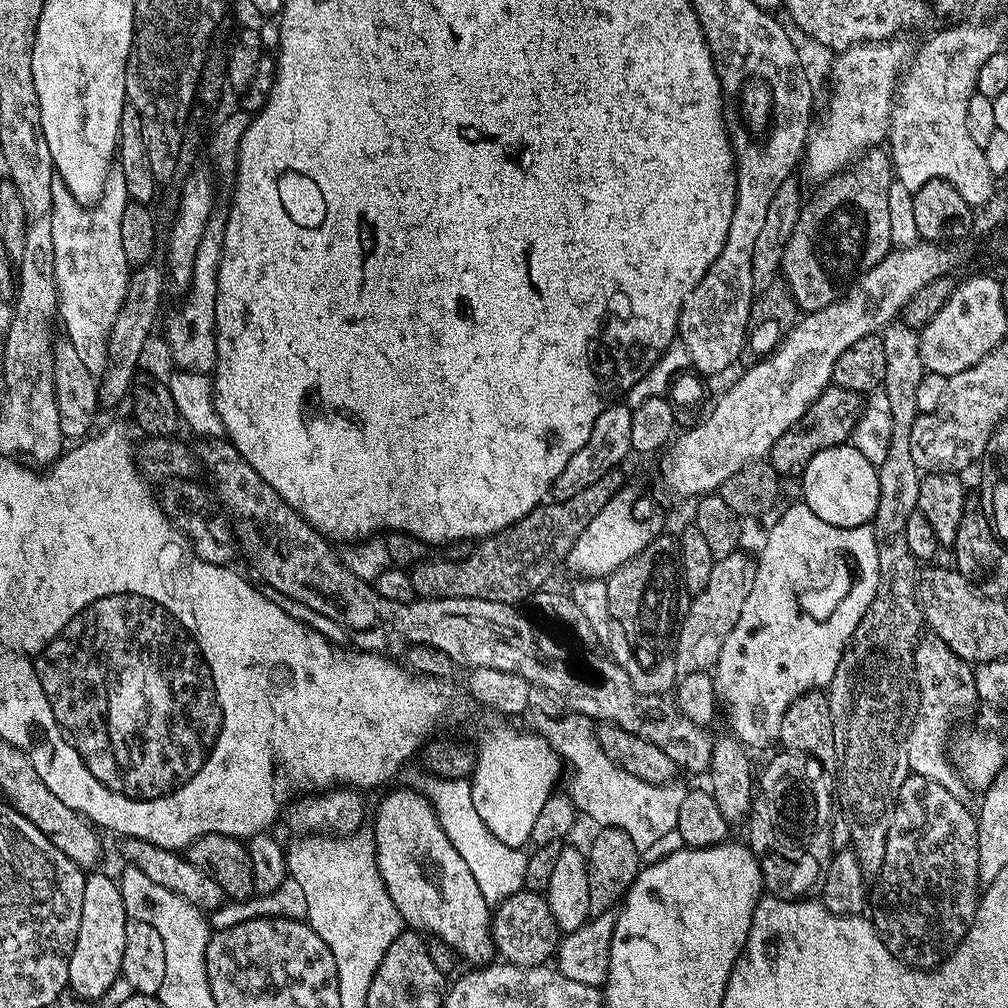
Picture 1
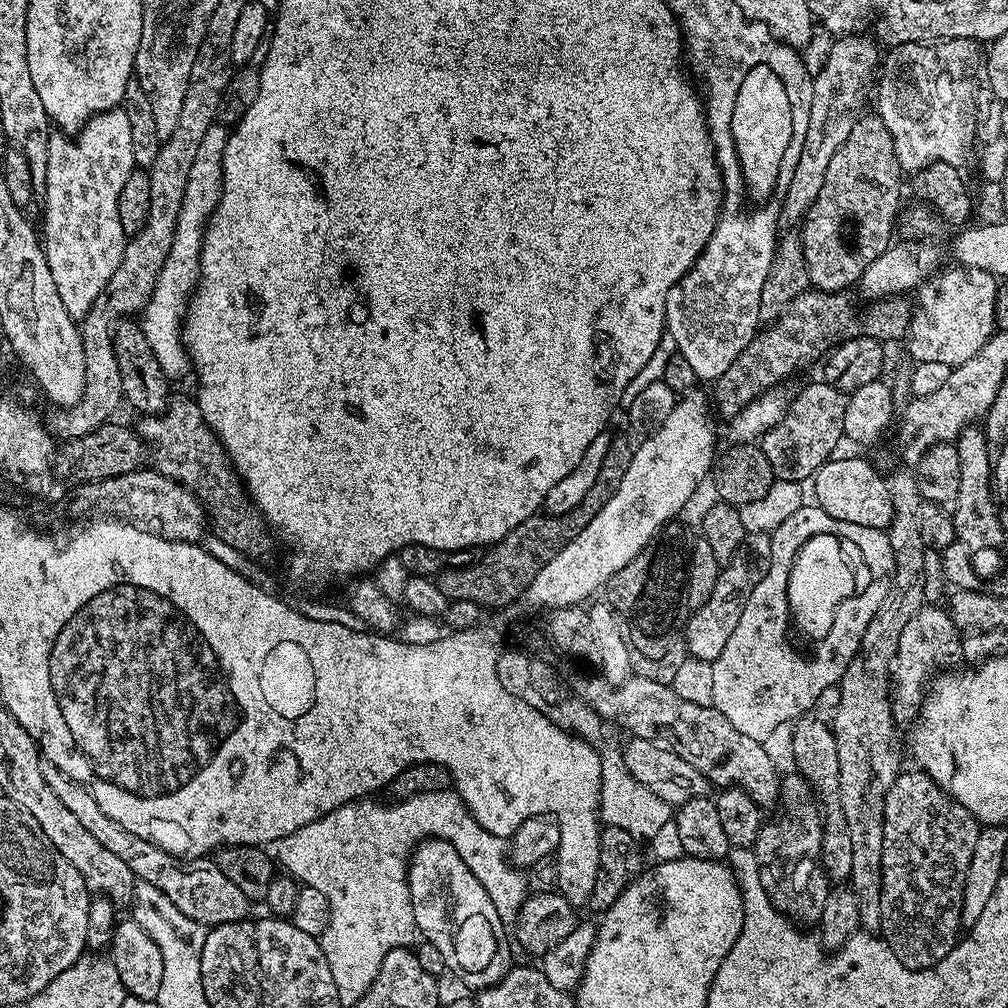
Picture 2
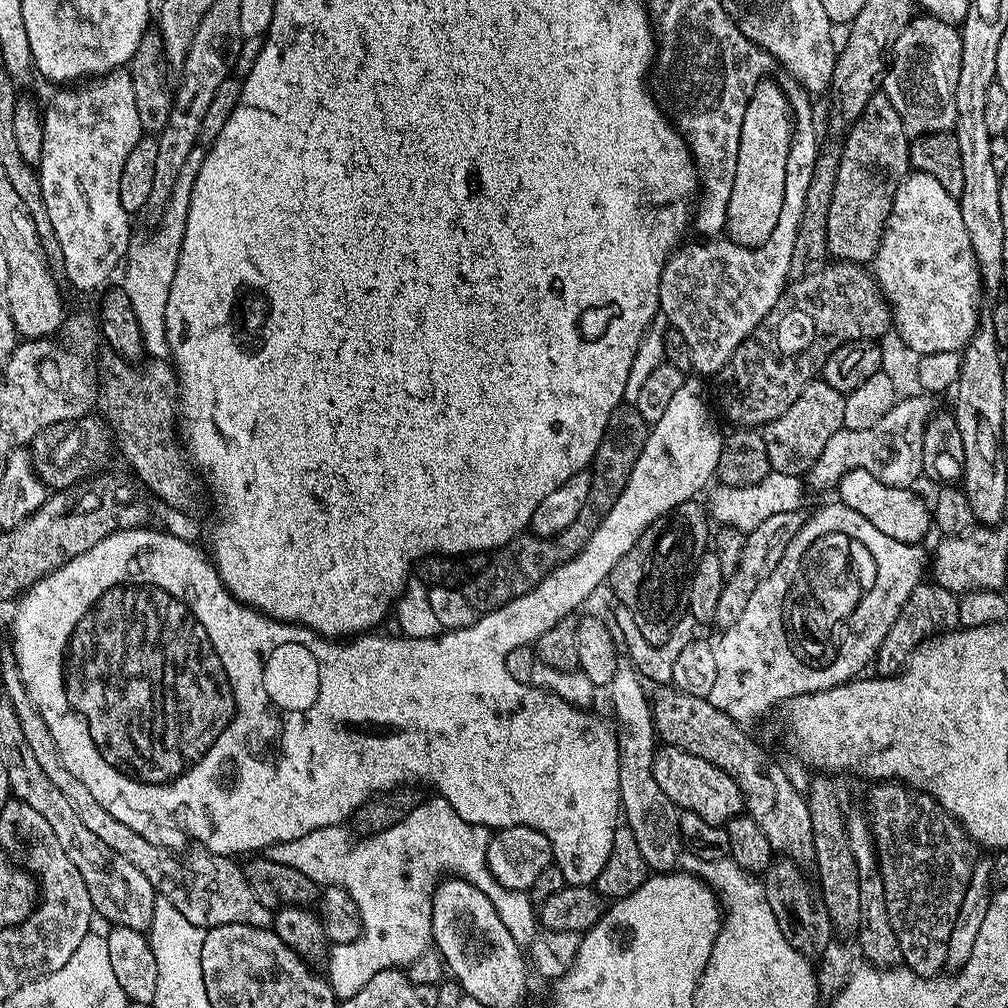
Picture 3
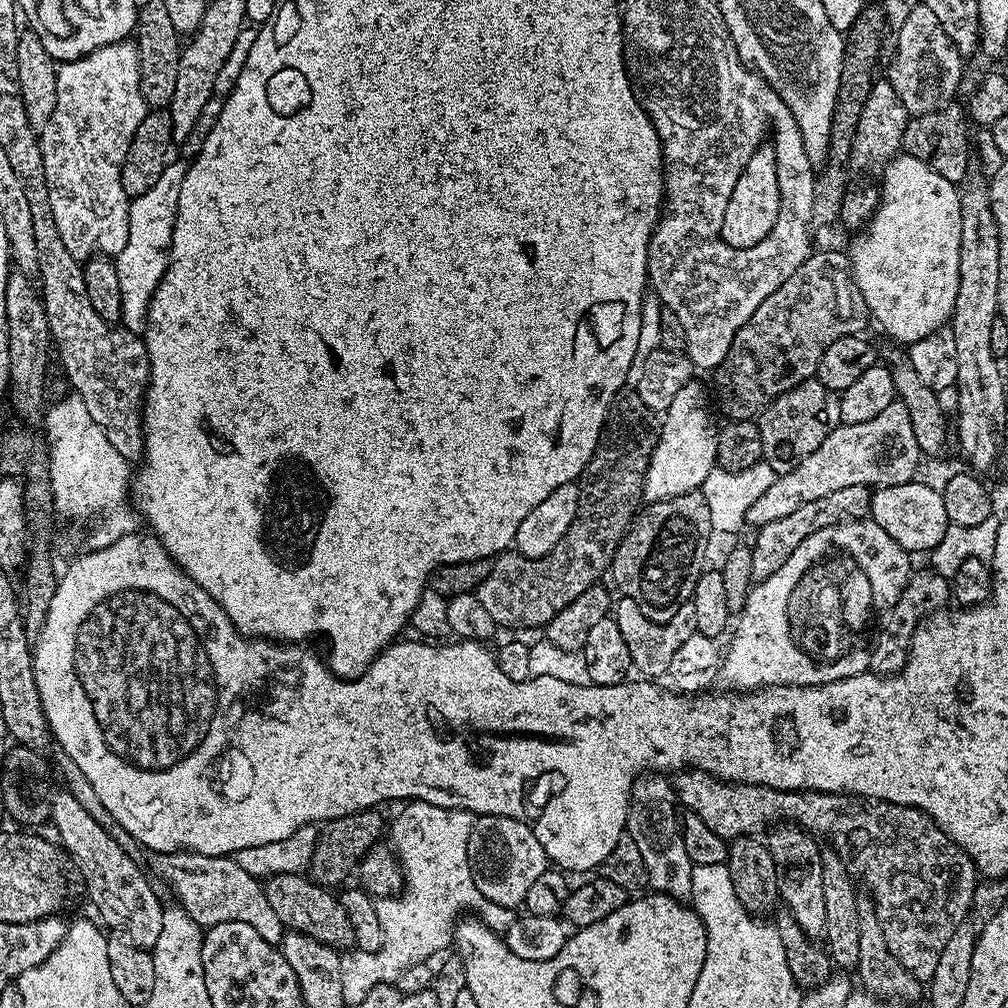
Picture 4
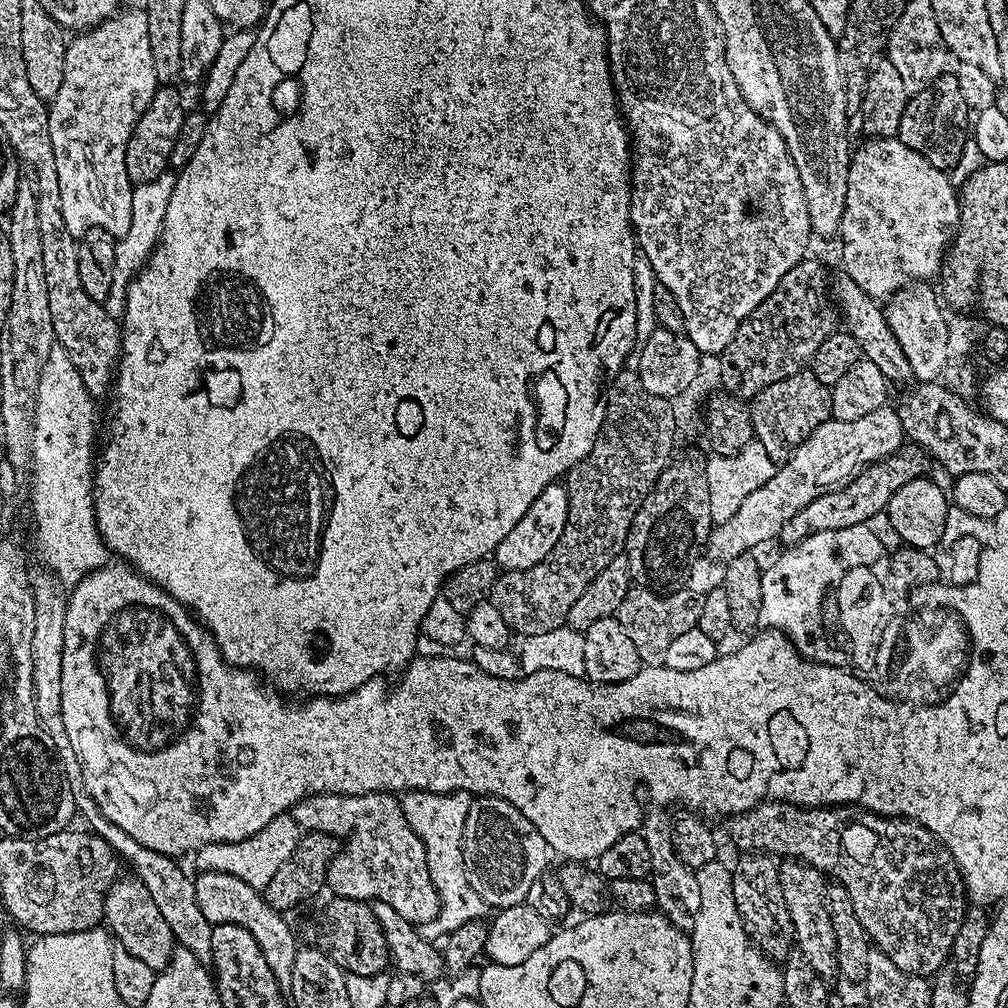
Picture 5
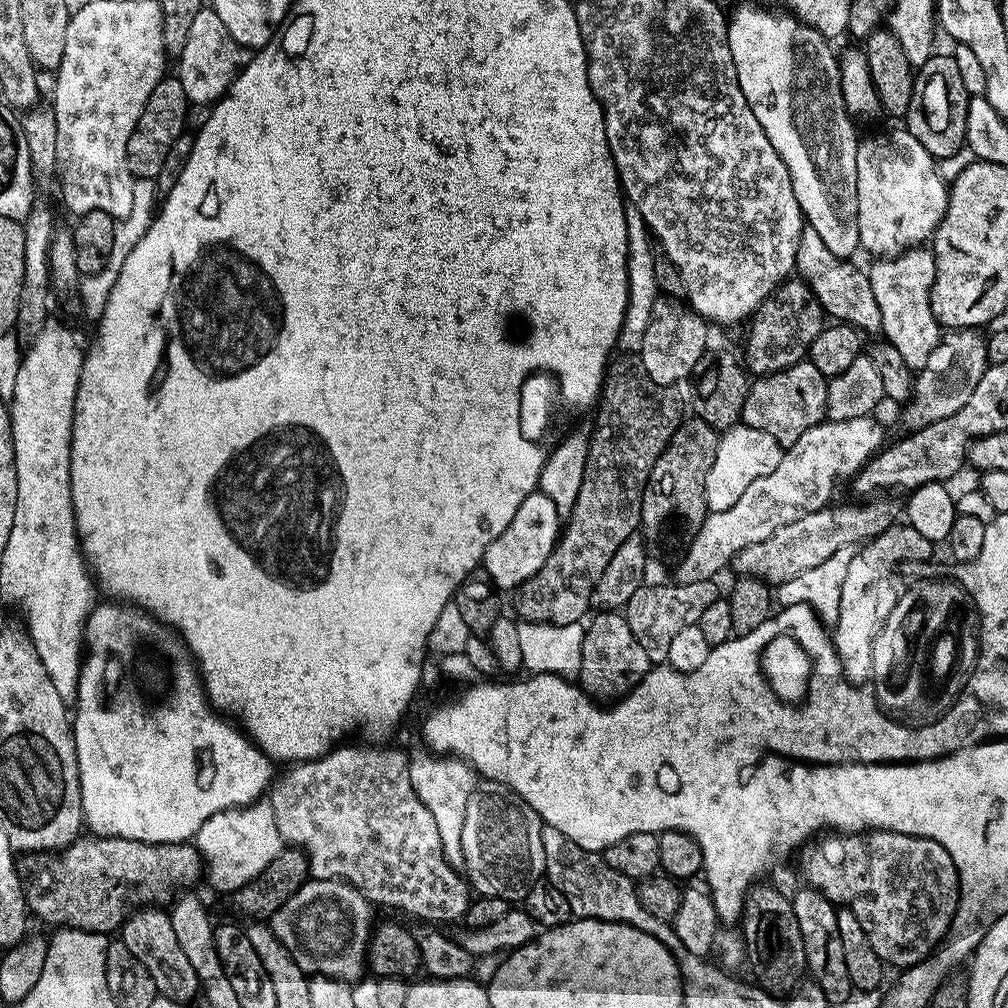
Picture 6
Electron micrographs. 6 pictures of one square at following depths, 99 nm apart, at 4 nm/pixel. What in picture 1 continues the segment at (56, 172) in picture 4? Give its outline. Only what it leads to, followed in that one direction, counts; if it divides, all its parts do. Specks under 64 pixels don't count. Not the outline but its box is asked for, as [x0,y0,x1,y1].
[52,170,130,377]

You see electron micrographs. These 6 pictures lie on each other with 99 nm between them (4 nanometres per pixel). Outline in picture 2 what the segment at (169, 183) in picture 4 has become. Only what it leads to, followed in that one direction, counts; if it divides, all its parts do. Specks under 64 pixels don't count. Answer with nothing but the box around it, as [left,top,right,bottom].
[139,122,229,382]

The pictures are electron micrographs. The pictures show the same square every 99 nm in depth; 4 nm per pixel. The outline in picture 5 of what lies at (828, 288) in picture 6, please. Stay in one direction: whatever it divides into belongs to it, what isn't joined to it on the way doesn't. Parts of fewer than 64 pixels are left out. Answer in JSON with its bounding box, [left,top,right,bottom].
[830,274,913,385]

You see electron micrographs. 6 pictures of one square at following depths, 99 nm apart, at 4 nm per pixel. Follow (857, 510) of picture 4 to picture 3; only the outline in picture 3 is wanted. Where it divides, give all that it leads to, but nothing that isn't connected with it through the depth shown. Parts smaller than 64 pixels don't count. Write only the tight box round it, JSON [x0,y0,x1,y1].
[715,510,806,625]

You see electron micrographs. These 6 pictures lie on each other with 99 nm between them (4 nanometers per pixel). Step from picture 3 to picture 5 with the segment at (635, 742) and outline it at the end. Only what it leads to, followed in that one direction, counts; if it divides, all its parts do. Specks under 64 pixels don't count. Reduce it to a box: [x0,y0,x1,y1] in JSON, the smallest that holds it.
[638,806,702,930]

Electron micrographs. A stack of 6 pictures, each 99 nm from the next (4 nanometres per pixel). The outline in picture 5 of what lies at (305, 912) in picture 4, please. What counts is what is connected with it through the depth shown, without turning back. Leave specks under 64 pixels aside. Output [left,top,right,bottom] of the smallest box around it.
[320,895,390,975]

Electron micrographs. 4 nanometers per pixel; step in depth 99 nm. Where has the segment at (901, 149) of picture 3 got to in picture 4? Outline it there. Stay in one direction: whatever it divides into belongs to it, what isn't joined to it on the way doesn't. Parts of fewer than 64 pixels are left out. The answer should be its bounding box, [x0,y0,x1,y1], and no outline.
[839,78,910,230]

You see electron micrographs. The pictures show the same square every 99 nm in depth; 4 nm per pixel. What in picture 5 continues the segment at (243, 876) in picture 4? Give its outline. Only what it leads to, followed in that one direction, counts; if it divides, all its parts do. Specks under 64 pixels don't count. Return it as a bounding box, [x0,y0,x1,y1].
[194,872,298,994]

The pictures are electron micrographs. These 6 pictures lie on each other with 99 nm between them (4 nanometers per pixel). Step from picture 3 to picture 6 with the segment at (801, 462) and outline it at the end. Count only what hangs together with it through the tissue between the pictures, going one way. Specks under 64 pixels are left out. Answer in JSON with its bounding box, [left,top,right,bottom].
[741,358,829,446]

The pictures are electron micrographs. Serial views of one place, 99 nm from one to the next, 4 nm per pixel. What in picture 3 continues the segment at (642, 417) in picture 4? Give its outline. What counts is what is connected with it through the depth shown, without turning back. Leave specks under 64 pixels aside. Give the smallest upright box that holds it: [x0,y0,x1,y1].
[463,406,650,613]

